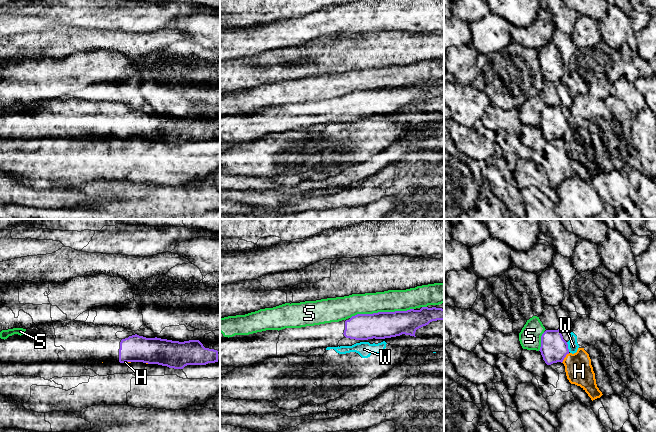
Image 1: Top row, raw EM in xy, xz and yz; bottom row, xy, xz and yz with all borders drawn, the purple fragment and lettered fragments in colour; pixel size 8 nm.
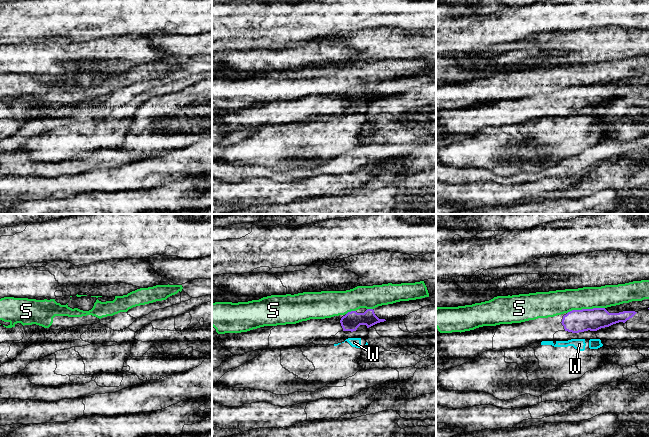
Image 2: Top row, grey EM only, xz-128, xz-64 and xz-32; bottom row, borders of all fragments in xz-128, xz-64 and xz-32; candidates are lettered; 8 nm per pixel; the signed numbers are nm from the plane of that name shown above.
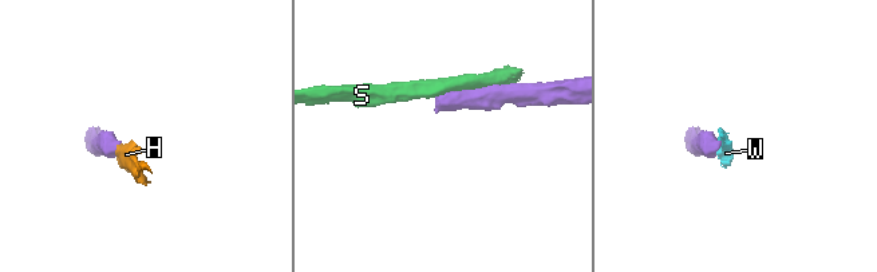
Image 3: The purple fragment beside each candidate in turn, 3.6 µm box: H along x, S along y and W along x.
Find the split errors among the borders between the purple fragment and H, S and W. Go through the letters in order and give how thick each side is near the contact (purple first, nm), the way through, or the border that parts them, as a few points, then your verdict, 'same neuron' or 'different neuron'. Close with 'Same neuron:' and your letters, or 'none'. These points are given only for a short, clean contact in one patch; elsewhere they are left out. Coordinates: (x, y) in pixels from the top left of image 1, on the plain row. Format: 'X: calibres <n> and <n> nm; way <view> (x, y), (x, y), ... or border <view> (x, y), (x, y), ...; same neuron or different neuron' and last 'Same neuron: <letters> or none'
H: calibres 220 and 220 nm; border yz (569, 129), (561, 138); different neuron
S: calibres 220 and 180 nm; different neuron
W: calibres 220 and 90 nm; different neuron
Same neuron: none

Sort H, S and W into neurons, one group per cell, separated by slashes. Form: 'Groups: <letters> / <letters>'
Groups: H W / S

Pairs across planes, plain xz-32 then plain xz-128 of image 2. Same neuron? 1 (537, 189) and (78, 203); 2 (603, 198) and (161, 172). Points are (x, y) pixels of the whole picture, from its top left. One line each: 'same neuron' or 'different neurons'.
1: different neurons
2: different neurons

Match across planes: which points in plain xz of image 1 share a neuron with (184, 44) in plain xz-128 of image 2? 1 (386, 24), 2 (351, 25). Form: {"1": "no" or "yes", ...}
{"1": "no", "2": "no"}

